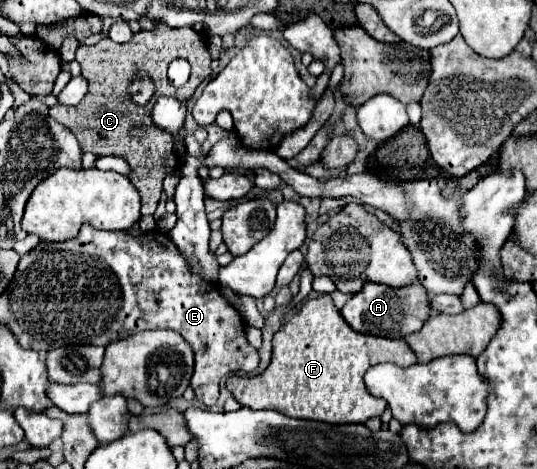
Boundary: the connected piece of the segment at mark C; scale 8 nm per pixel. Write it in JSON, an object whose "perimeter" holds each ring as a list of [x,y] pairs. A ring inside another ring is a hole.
{"perimeter":[[[153,21],[153,25],[155,29],[139,31],[127,43],[115,43],[111,39],[103,39],[93,47],[79,45],[75,59],[81,63],[81,73],[89,81],[89,93],[73,109],[51,109],[49,111],[51,117],[55,117],[59,123],[63,123],[75,133],[83,151],[91,151],[97,155],[119,155],[131,165],[133,169],[131,181],[141,195],[143,215],[155,213],[159,195],[163,191],[165,175],[169,175],[171,171],[179,167],[179,157],[173,153],[171,135],[157,129],[151,123],[151,105],[155,104],[159,95],[171,95],[179,101],[187,101],[191,99],[191,95],[205,77],[214,74],[209,67],[211,55],[205,49],[207,37],[203,33],[195,31],[193,27],[173,29],[163,21]],[[179,58],[188,60],[191,65],[191,74],[187,85],[183,85],[181,89],[175,89],[173,85],[169,85],[167,67],[173,59]],[[137,71],[147,73],[151,77],[151,83],[155,85],[155,93],[149,105],[143,105],[143,107],[137,105],[131,99],[131,93],[127,91]]]}

